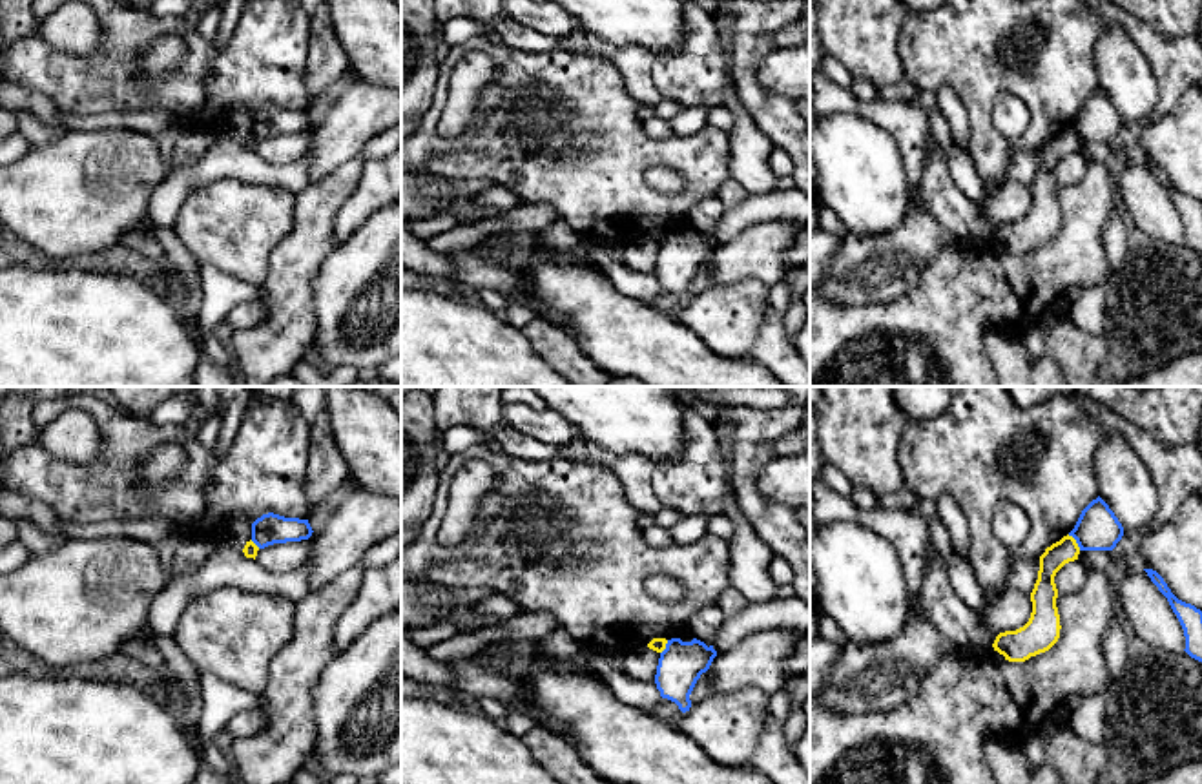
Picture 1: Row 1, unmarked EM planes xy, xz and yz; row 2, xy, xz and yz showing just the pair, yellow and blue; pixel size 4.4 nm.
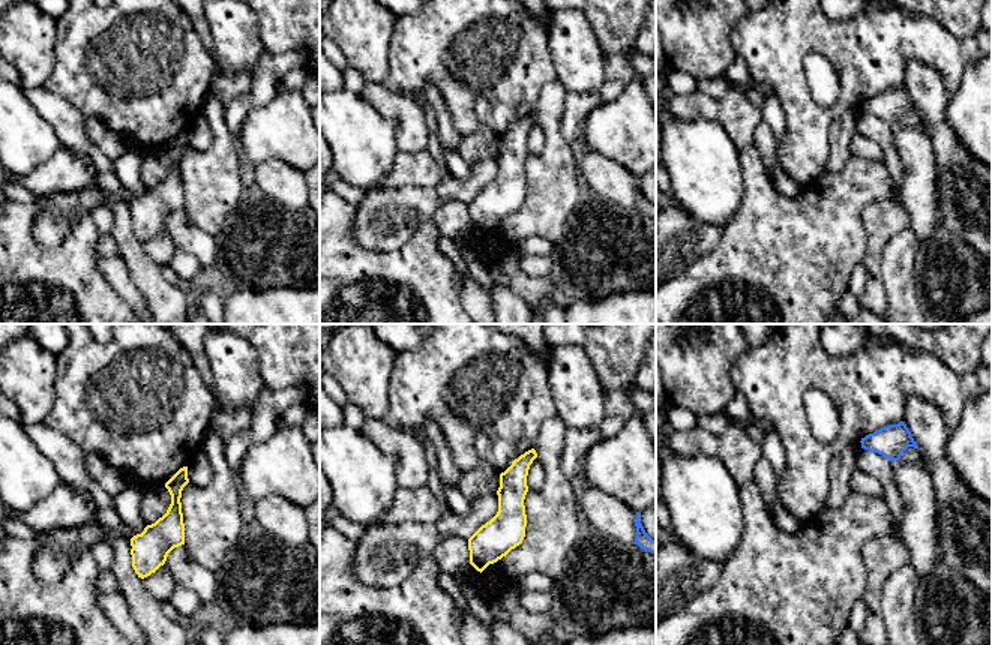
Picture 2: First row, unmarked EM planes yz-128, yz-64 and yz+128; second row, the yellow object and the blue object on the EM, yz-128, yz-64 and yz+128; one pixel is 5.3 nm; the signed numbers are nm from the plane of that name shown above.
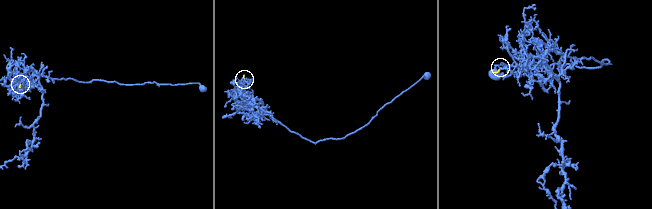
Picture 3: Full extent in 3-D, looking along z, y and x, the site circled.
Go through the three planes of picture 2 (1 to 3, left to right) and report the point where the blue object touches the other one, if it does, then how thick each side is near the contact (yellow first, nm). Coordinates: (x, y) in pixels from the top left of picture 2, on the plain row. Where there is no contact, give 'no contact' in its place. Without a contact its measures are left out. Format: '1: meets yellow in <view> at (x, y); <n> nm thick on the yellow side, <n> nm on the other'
1: no contact
2: no contact
3: no contact

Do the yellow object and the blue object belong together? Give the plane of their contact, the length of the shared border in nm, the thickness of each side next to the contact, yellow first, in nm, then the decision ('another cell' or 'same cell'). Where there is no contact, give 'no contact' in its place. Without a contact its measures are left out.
contact in yz; length 90 nm; calibres 110 and 190 nm; another cell

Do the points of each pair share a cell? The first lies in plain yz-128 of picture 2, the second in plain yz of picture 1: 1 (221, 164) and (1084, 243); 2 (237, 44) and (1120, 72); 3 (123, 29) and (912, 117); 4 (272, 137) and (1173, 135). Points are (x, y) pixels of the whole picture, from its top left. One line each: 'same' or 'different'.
1: same
2: same
3: different
4: same

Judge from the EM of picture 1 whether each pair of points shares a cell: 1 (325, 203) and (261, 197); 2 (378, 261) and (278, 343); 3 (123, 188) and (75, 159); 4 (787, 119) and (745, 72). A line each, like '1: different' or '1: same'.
1: different
2: different
3: same
4: same

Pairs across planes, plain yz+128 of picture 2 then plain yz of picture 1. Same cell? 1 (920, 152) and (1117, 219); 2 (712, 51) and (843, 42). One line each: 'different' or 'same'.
1: different
2: same

